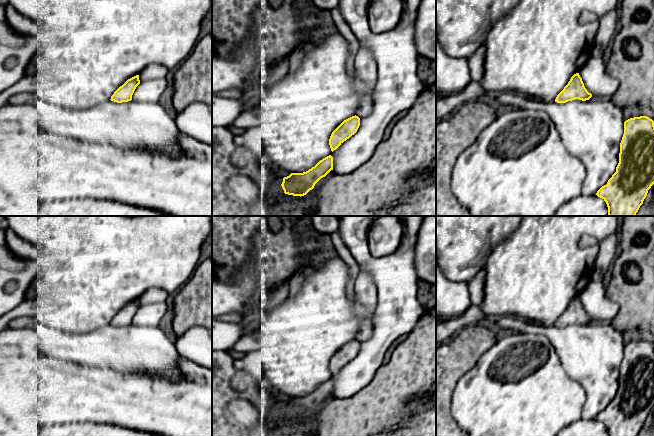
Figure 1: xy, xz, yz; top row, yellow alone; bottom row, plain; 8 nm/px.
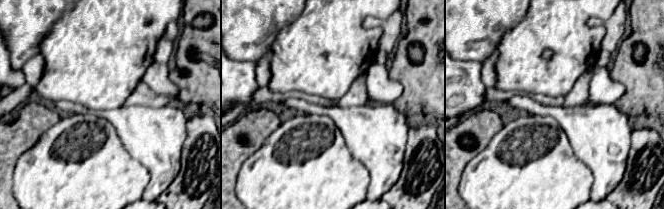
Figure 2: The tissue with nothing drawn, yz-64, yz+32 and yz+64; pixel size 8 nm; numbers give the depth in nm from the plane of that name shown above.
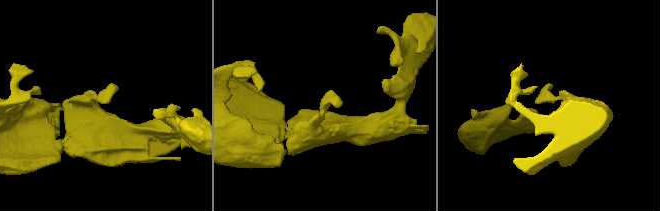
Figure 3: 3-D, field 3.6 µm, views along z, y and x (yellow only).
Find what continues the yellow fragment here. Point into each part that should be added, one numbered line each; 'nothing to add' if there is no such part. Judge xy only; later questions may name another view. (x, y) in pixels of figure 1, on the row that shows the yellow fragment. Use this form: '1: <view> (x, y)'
1: xy (153, 71)

